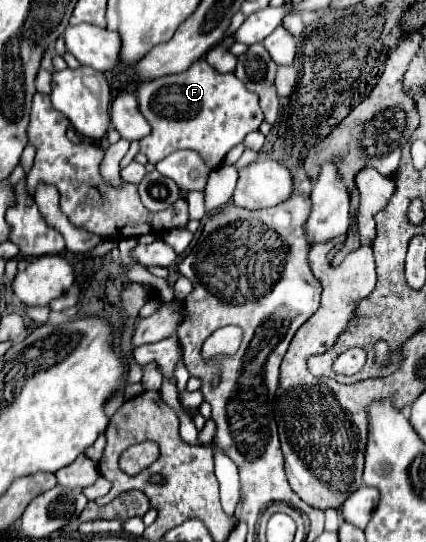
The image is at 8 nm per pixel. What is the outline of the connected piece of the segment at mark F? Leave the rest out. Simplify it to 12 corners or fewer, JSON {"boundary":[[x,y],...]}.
{"boundary":[[204,58],[138,84],[158,164],[176,150],[210,168],[264,120],[258,96]]}

